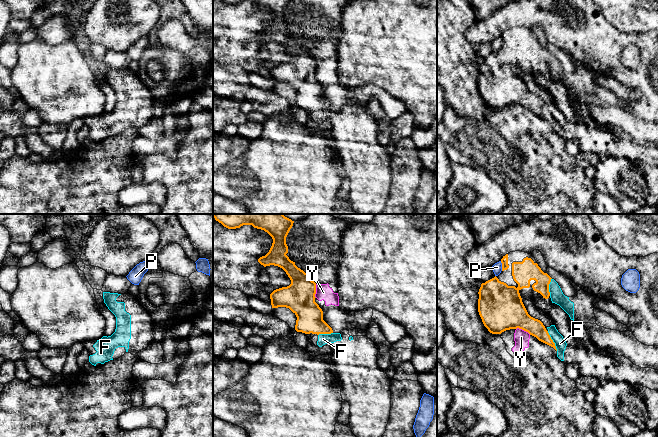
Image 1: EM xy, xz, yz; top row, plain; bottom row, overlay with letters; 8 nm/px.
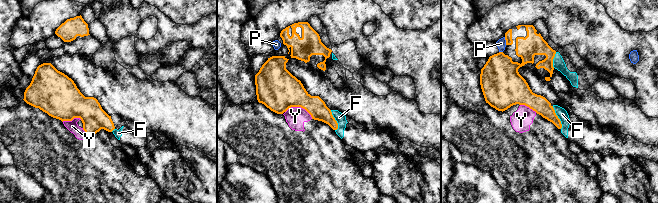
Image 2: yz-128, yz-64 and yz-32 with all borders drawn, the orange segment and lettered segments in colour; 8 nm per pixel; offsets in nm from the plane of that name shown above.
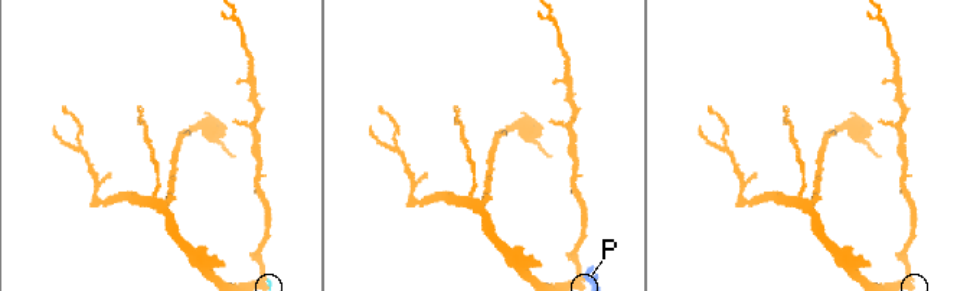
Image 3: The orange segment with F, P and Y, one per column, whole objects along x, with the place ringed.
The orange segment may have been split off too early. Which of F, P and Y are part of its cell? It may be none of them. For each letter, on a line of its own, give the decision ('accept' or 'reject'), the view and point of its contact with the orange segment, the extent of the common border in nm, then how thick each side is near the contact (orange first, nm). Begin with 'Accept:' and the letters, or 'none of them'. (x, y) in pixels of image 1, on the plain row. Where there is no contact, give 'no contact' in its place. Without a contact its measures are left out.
Accept: F
F: accept; meets orange in yz at (552, 117); contact 180 nm long; 140 nm thick on the orange side, 90 nm on the other
P: reject; meets orange in yz at (502, 42); contact 80 nm long; 60 nm thick on the orange side, 80 nm on the other
Y: reject; meets orange in yz at (523, 105); contact 130 nm long; 360 nm thick on the orange side, 120 nm on the other

